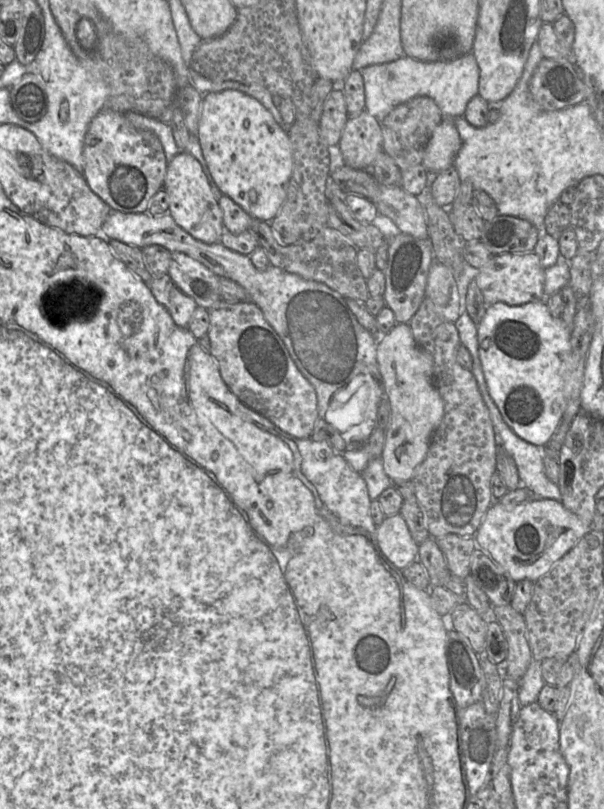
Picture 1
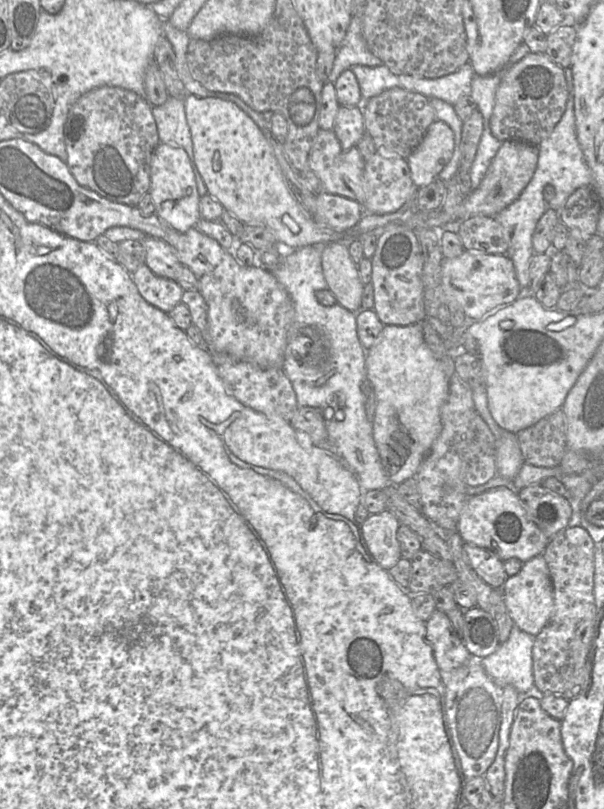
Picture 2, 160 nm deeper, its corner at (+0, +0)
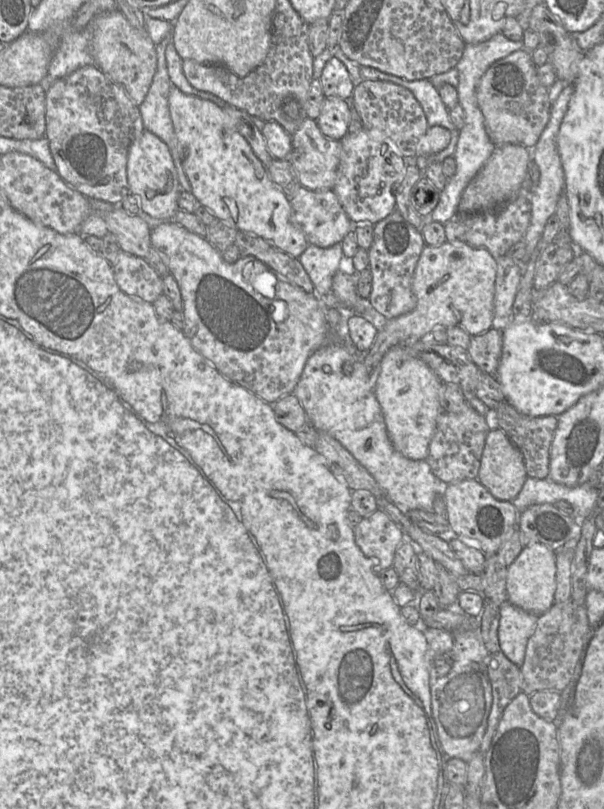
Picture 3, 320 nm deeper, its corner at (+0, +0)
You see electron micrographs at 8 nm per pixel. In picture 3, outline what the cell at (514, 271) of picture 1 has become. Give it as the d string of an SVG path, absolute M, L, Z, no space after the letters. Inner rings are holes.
M448 241L439 246L425 245L412 280L416 307L406 314L389 319L385 326L378 330L371 348L363 355L370 385L375 387L381 360L392 347L415 343L431 333L436 326L459 326L471 337L491 329L496 272L496 258L485 248Z

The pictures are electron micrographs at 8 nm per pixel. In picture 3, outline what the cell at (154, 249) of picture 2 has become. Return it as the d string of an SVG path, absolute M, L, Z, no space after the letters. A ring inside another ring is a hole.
M115 206L104 216L109 233L114 235L122 251L144 258L151 249L150 225L140 214L129 214Z

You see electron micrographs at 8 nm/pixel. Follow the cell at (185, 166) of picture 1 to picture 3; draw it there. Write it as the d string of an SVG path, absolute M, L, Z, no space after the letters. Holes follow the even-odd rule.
M144 130L129 148L126 171L129 194L139 197L141 214L146 218L172 220L179 209L177 199L181 186L168 145L155 134Z

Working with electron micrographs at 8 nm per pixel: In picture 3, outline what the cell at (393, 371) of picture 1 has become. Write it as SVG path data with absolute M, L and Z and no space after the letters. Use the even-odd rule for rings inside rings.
M402 345L392 347L381 360L380 373L374 387L374 393L381 407L393 447L409 459L424 460L428 456L437 419L442 413L439 401L439 391L442 383L435 372L423 360L411 355Z

